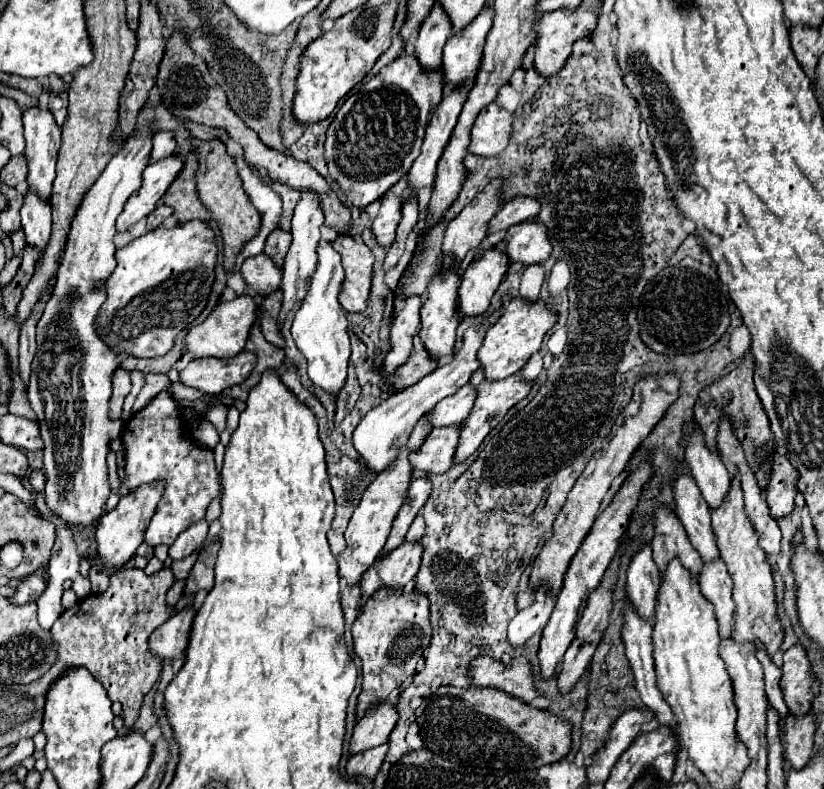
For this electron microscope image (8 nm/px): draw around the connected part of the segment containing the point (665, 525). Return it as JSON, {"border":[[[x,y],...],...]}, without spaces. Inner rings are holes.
{"border":[[[659,506],[655,510],[655,538],[651,548],[659,572],[663,572],[663,568],[667,568],[673,558],[679,558],[695,578],[699,576],[699,568],[703,568],[703,560],[687,540],[679,518],[665,506]]]}

